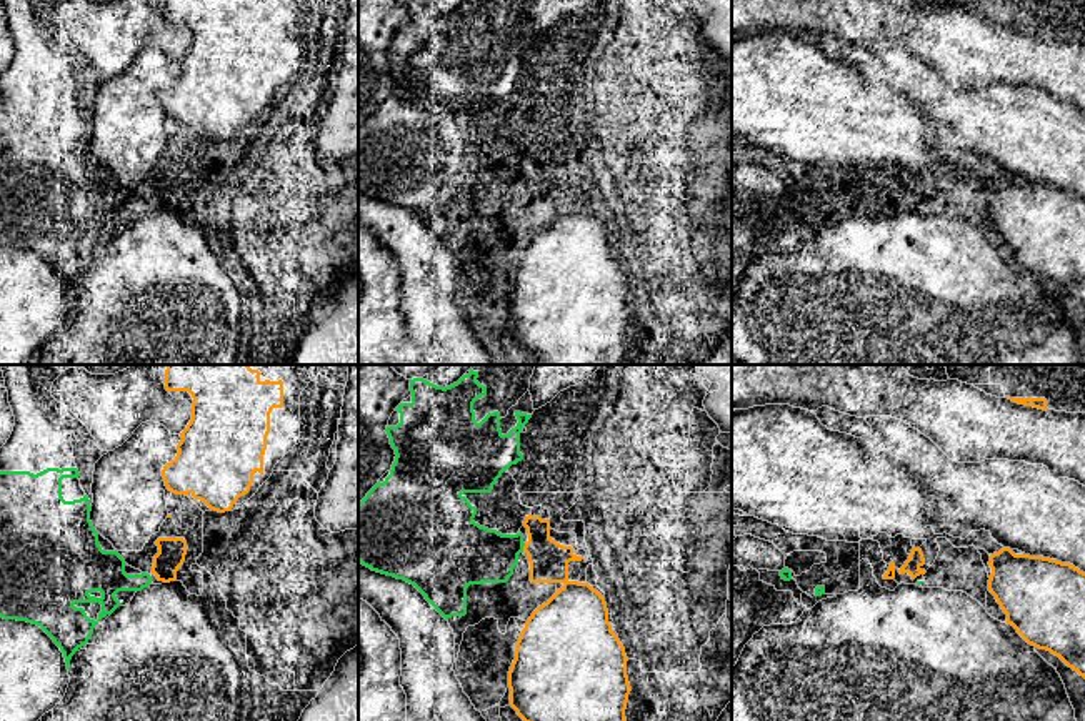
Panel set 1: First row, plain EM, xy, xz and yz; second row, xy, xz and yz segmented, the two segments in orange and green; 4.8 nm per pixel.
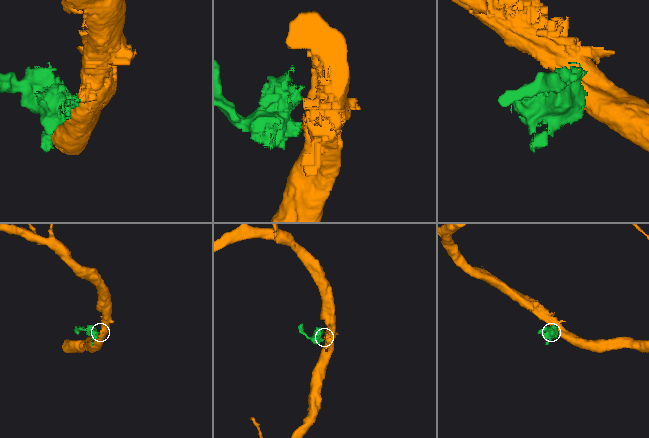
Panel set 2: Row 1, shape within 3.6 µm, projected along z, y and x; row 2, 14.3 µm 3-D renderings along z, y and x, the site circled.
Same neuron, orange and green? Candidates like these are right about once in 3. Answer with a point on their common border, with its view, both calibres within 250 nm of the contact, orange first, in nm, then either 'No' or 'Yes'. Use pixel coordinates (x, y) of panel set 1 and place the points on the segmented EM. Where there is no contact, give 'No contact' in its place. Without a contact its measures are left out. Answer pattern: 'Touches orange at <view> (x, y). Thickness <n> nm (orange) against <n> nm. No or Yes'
Touches orange at xz (524, 546). Thickness 190 nm (orange) against 280 nm. No

